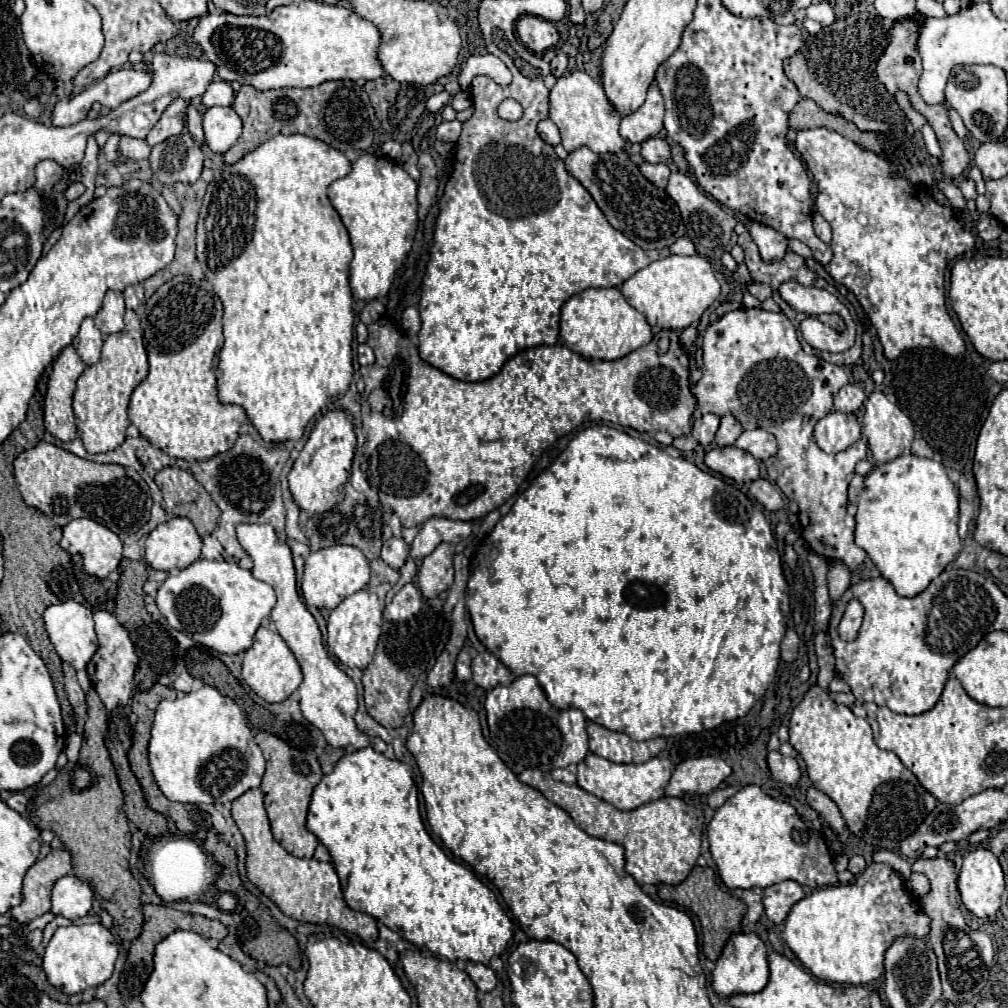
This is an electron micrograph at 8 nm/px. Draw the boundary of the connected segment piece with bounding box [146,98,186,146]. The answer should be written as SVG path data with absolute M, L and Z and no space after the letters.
M178 98L174 100L162 114L162 118L156 122L156 126L148 132L146 142L150 146L164 142L170 136L176 136L184 130L184 122L186 122L186 100Z

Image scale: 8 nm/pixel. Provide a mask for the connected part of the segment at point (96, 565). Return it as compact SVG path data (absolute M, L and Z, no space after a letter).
M76 518L70 524L66 524L60 546L70 554L80 554L84 558L84 570L98 578L106 578L112 570L118 568L118 564L122 560L120 538L114 532L110 532L106 526L102 526L90 518Z

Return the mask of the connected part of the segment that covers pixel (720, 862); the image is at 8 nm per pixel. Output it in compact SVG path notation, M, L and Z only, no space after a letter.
M744 786L720 806L708 824L708 842L718 874L728 888L768 888L784 880L796 880L808 888L838 884L832 856L820 832L780 800L770 798L760 786Z

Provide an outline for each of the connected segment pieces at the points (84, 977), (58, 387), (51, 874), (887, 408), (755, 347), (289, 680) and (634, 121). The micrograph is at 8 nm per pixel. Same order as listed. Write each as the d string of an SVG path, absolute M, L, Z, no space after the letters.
M100 922L92 924L72 924L58 928L44 950L42 968L48 976L48 982L66 994L78 994L86 988L96 988L106 982L114 972L114 962L118 958L118 944L114 934L104 928Z
M66 346L62 354L54 360L54 368L48 380L48 392L44 398L46 430L62 442L72 442L76 438L72 394L82 372L84 364L74 346Z
M52 850L46 858L38 860L38 862L26 872L26 876L24 876L24 890L22 890L24 900L22 900L22 904L18 904L16 908L10 910L12 918L14 918L18 924L28 924L28 922L32 922L34 918L42 916L44 912L48 912L50 906L52 906L52 904L50 904L50 892L52 892L54 882L60 880L62 876L68 876L68 874L72 874L72 856L70 856L68 850Z
M874 390L868 396L868 400L866 400L864 434L868 438L868 446L870 446L870 452L872 452L874 460L882 462L882 464L898 458L900 454L904 454L910 449L914 455L919 457L932 458L934 456L934 450L923 438L914 438L914 424L912 424L912 420L896 404L892 404L880 390Z
M740 308L734 312L724 314L720 320L710 324L706 332L702 334L702 350L704 350L704 364L702 364L702 378L694 386L694 396L698 400L698 408L702 412L714 412L718 416L732 414L744 430L762 428L776 436L778 440L778 452L768 458L766 470L772 482L784 492L788 500L798 502L800 512L800 532L804 542L810 546L808 550L826 558L828 562L844 562L850 572L856 572L862 568L866 560L866 552L854 544L854 518L846 512L846 488L854 476L856 462L866 458L868 446L864 442L856 442L852 448L838 452L838 454L826 454L820 450L812 438L814 424L824 418L832 410L832 396L848 384L846 372L830 364L826 360L818 360L816 356L810 356L802 350L796 328L782 312L766 312L762 308Z
M258 628L252 648L244 652L242 678L262 700L270 704L278 704L278 702L284 702L300 686L302 672L292 650L288 648L288 644L282 640L280 634L268 628Z
M656 84L650 86L646 102L620 122L620 136L628 142L644 142L662 130L664 100Z

